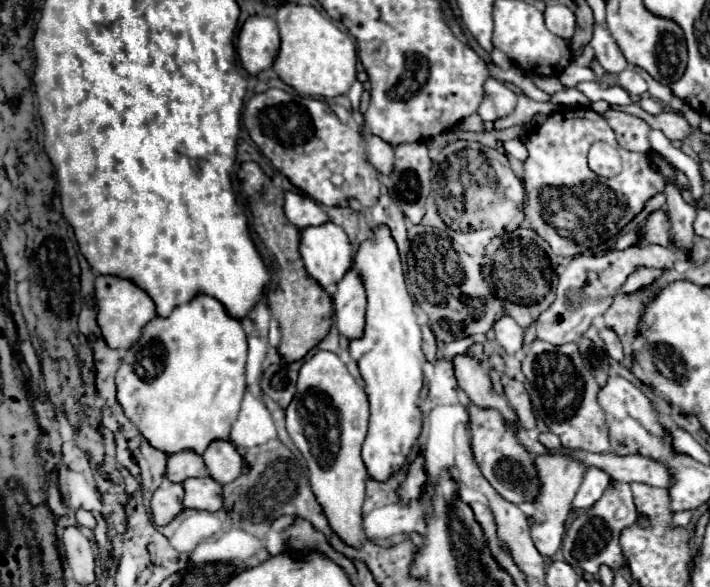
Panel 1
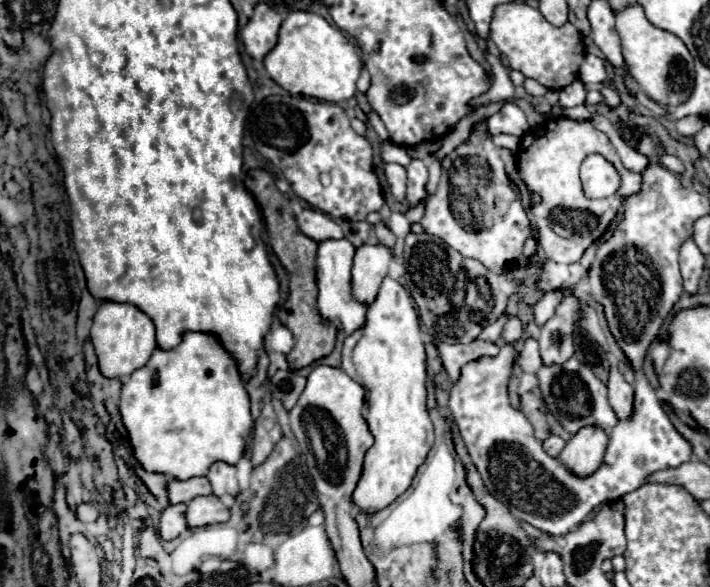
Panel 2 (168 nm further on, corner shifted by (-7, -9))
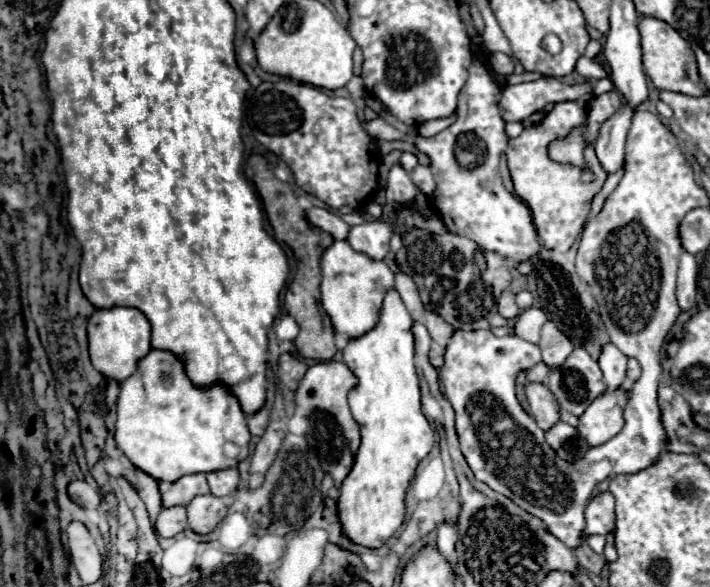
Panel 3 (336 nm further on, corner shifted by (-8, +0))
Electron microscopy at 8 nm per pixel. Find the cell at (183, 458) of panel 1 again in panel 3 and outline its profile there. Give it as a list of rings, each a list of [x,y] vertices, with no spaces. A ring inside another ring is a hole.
[[[196,473],[196,475],[184,475],[172,483],[162,481],[160,493],[162,493],[162,505],[172,507],[172,505],[188,505],[196,495],[206,495],[210,493],[210,489],[206,475]]]

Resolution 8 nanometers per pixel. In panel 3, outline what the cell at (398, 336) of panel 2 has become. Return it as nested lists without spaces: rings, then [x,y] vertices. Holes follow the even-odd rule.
[[[390,289],[384,297],[378,325],[370,329],[368,333],[356,339],[350,339],[346,349],[342,349],[344,363],[358,377],[358,387],[350,391],[348,403],[350,403],[354,419],[360,425],[362,443],[354,457],[354,467],[340,487],[338,509],[340,509],[340,521],[344,527],[344,533],[354,543],[360,543],[372,549],[382,547],[402,525],[406,489],[410,485],[410,479],[414,477],[414,469],[418,461],[424,459],[434,445],[434,431],[422,413],[422,403],[420,403],[420,381],[418,381],[416,365],[414,365],[412,325],[414,325],[414,319],[406,311],[398,291]]]

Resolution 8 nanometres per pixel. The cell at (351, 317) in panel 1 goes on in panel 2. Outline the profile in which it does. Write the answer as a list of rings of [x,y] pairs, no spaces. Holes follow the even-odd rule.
[[[361,244],[353,258],[353,296],[371,304],[379,292],[381,280],[387,276],[391,250],[383,244]]]

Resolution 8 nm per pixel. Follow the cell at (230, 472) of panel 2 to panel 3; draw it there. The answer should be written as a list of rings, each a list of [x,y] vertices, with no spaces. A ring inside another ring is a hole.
[[[220,469],[220,471],[212,471],[208,473],[208,485],[210,485],[210,493],[216,497],[224,497],[228,493],[232,493],[240,483],[240,473],[238,469]]]

